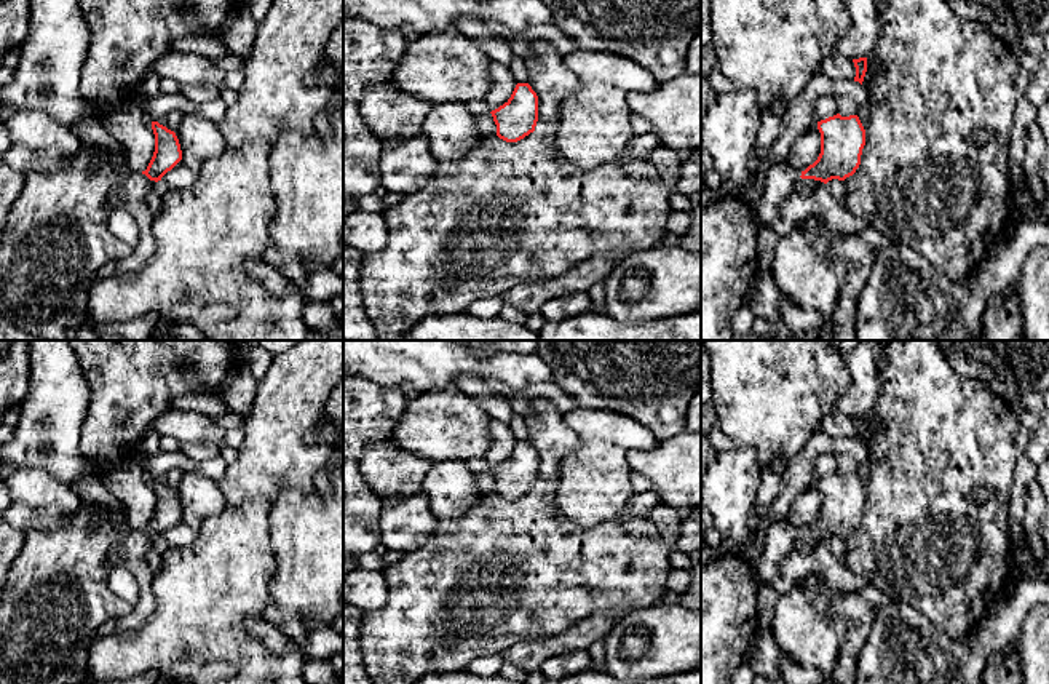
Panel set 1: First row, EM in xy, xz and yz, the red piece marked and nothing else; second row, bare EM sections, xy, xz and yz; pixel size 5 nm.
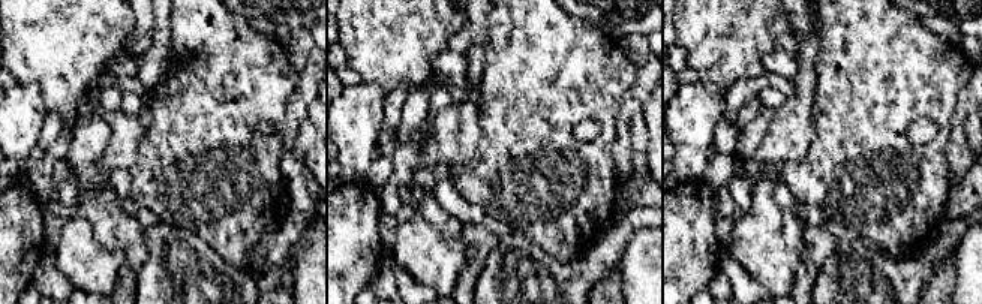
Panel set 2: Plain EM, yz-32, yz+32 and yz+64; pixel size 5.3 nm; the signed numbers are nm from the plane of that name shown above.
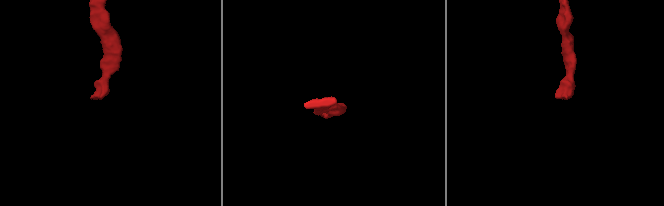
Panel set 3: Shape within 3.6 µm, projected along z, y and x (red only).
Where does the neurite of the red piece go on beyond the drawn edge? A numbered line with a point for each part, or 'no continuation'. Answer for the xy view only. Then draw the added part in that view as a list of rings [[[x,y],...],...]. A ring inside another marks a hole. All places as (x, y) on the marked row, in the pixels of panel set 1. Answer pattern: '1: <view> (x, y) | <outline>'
1: xy (130, 194) | [[[128,173],[110,189],[107,197],[110,208],[126,211],[139,229],[139,241],[133,248],[133,253],[117,262],[118,275],[139,270],[155,251],[153,216],[147,206],[147,193],[153,185],[155,181],[150,181],[145,174]]]

